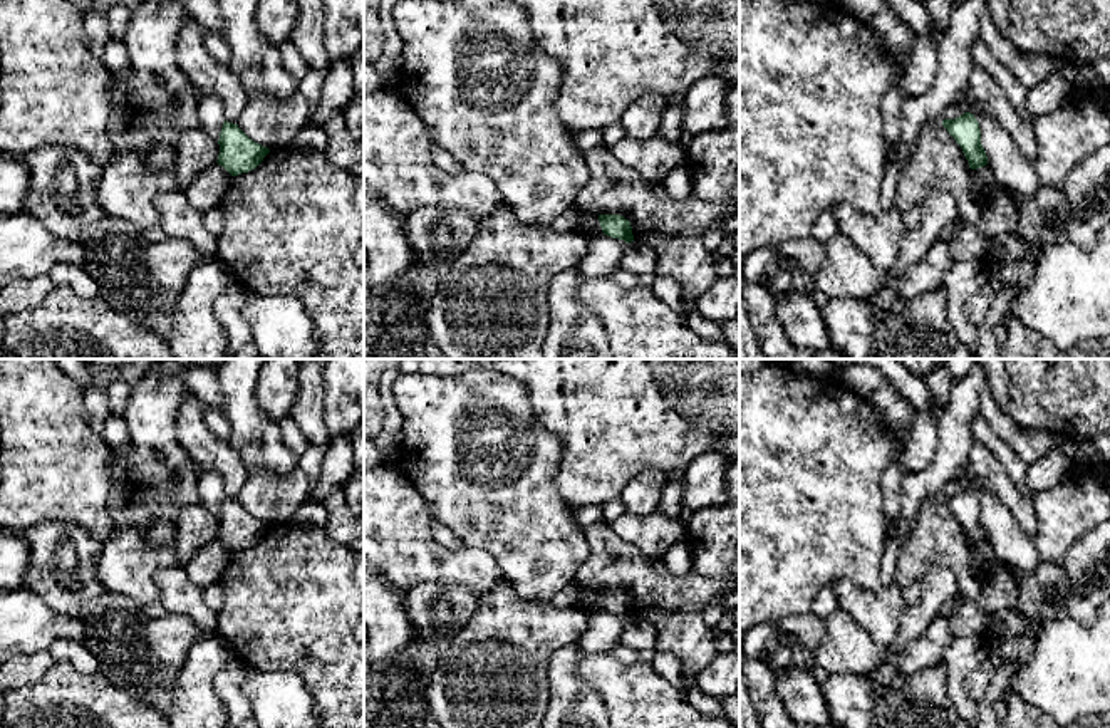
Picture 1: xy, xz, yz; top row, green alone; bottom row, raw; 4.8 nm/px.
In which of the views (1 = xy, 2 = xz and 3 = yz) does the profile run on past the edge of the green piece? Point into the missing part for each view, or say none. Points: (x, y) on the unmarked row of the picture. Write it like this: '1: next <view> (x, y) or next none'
1: next none
2: next none
3: next none

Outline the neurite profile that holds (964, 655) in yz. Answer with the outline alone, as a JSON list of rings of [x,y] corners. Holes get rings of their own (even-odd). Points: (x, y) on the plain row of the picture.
[[[956,636],[942,654],[942,663],[947,671],[946,691],[959,718],[971,728],[979,726],[979,703],[964,691],[964,681],[989,656],[989,642],[973,636]]]

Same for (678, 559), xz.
[[[686,542],[671,545],[662,562],[676,575],[684,575],[692,570],[692,557]]]

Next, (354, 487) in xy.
[[[352,470],[344,485],[344,497],[354,513],[364,513],[364,470]]]

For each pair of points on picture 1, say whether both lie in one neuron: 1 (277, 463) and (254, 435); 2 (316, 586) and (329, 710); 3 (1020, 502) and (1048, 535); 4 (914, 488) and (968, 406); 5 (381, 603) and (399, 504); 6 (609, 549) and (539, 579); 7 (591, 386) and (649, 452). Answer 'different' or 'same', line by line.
1: same
2: same
3: different
4: same
5: different
6: different
7: same

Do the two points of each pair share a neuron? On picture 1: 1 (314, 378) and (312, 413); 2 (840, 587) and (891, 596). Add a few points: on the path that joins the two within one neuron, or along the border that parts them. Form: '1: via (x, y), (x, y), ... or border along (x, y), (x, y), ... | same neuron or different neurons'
1: via (312, 386), (312, 405) | same neuron
2: via (852, 598), (879, 598) | same neuron

